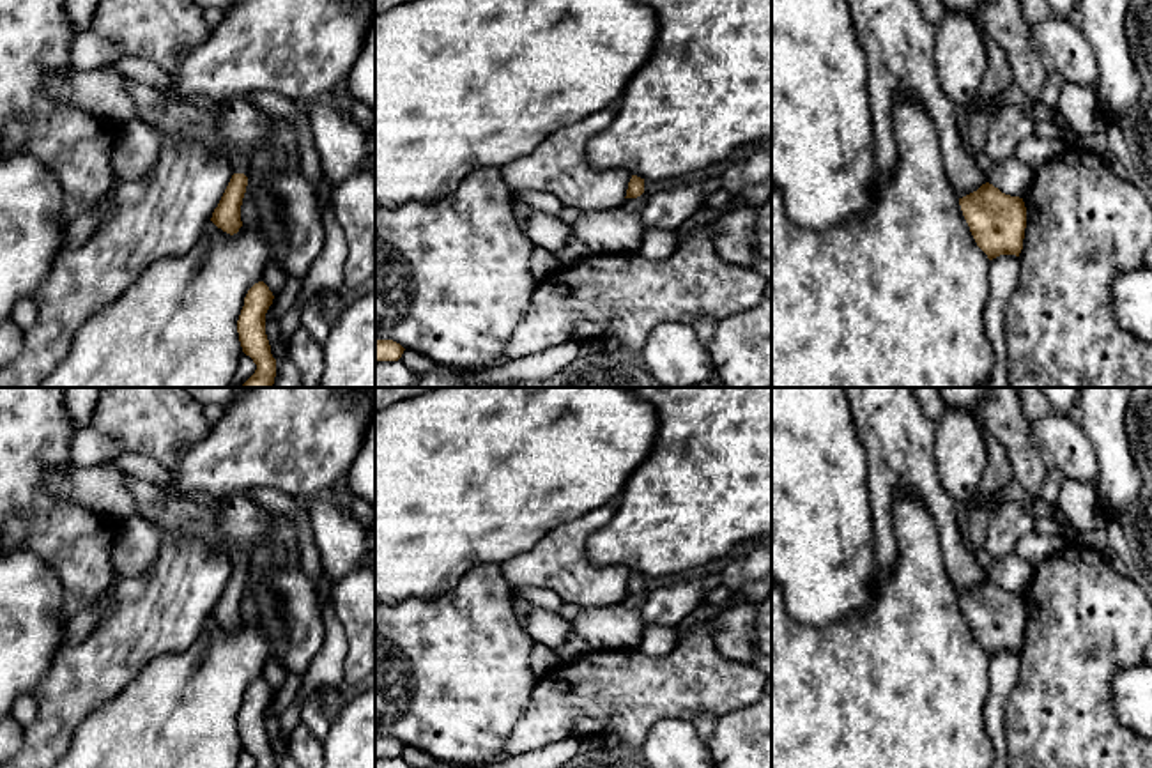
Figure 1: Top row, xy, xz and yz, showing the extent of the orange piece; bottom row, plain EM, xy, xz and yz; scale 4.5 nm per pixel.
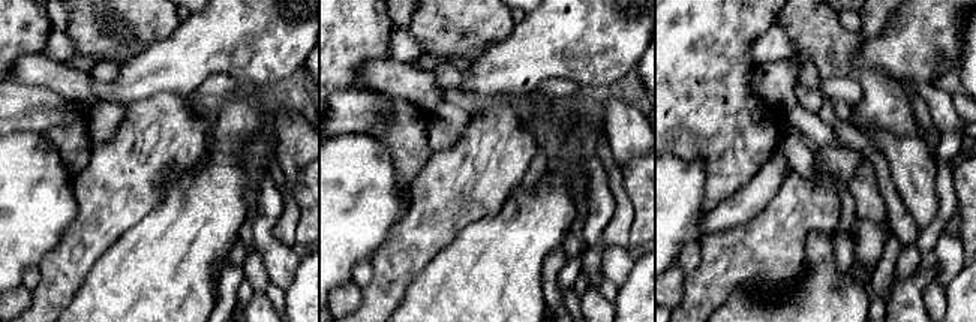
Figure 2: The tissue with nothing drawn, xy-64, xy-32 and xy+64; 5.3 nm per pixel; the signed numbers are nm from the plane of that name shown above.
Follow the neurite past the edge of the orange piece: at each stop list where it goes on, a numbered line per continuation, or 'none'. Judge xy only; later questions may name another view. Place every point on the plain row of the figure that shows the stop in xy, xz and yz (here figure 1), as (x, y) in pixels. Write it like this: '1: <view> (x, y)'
1: xy (243, 522)

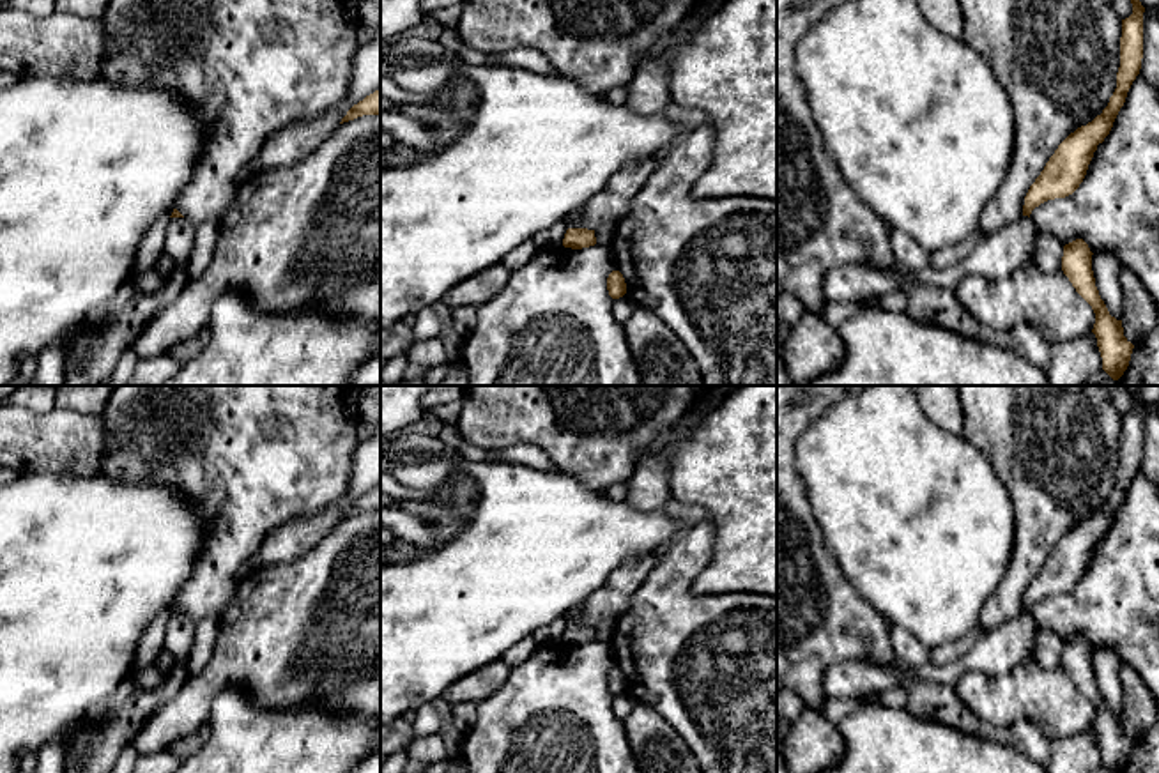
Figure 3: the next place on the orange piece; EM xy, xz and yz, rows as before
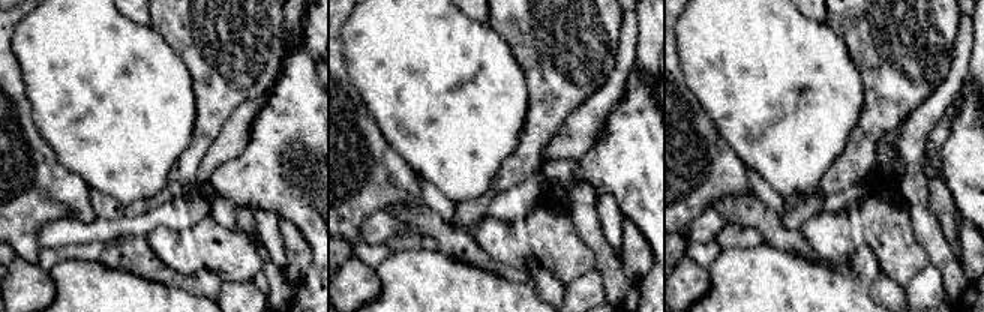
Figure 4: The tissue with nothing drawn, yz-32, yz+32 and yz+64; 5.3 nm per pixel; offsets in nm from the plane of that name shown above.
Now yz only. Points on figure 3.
none

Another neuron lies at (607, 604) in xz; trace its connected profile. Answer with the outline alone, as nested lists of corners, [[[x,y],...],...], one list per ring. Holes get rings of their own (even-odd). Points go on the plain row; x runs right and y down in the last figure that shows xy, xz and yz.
[[[649,552],[616,570],[607,582],[584,601],[584,624],[595,628],[602,623],[616,624],[623,617],[633,593],[656,563],[655,552]]]

